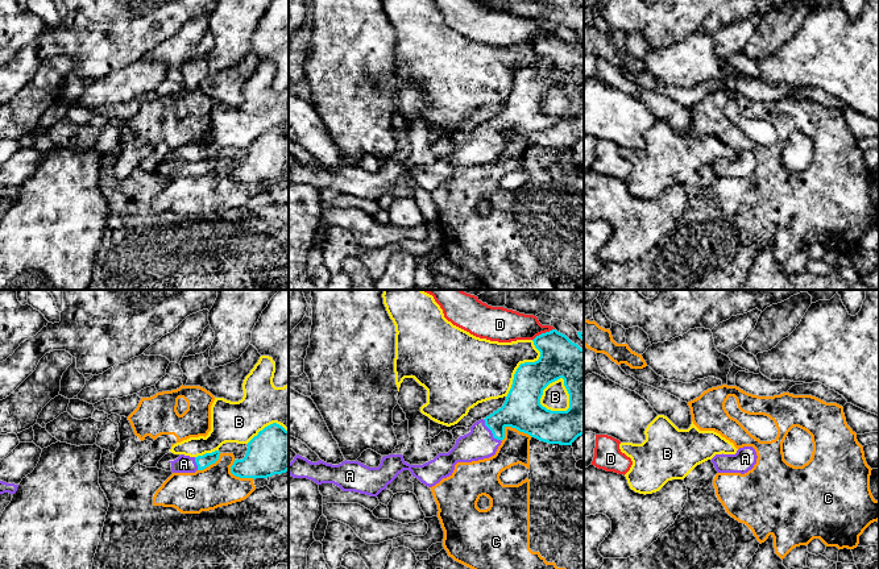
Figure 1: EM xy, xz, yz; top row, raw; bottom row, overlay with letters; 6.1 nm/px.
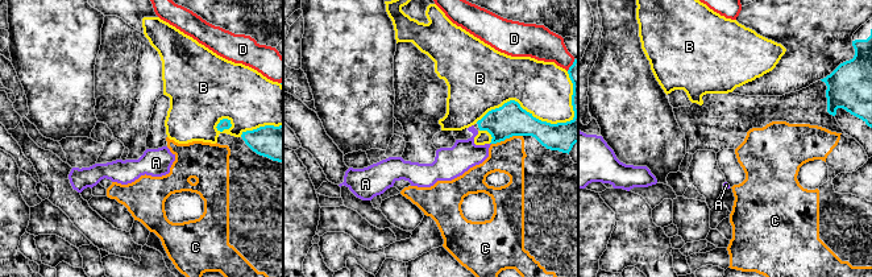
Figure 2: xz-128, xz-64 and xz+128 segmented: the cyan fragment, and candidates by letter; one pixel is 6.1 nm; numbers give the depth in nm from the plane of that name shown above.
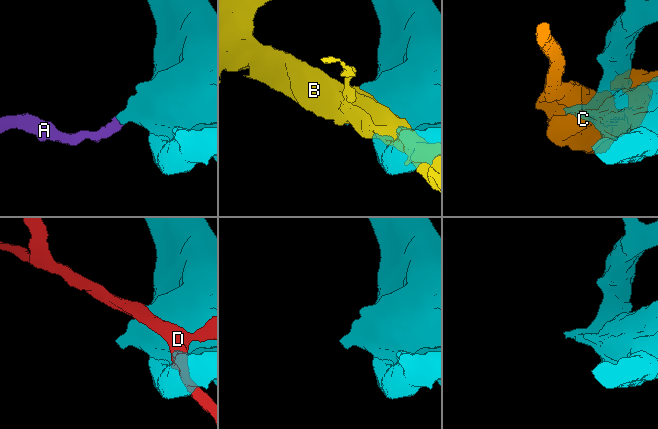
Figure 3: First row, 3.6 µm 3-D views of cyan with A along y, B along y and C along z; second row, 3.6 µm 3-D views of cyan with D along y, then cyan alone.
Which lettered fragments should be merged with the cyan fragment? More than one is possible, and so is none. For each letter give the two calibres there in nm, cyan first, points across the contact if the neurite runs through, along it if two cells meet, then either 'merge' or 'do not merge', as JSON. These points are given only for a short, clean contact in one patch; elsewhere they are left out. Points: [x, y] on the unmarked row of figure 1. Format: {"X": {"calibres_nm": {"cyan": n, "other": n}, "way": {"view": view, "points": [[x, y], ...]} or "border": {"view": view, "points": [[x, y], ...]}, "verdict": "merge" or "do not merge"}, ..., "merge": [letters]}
{"A": {"calibres_nm": {"cyan": 240, "other": 190}, "way": {"view": "xz", "points": [[522, 115], [510, 119], [492, 137], [479, 149]]}, "verdict": "merge"}, "B": {"calibres_nm": {"cyan": 240, "other": 160}, "verdict": "do not merge"}, "C": {"calibres_nm": {"cyan": 240, "other": 180}, "verdict": "do not merge"}, "D": {"calibres_nm": {"cyan": 240, "other": 200}, "verdict": "do not merge"}, "merge": ["A"]}

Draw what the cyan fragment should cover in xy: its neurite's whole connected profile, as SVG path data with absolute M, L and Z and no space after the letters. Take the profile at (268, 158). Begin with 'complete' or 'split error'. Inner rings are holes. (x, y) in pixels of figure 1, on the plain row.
complete; M273 128L248 148L242 165L235 165L231 178L240 183L268 183L289 175L289 136Z

